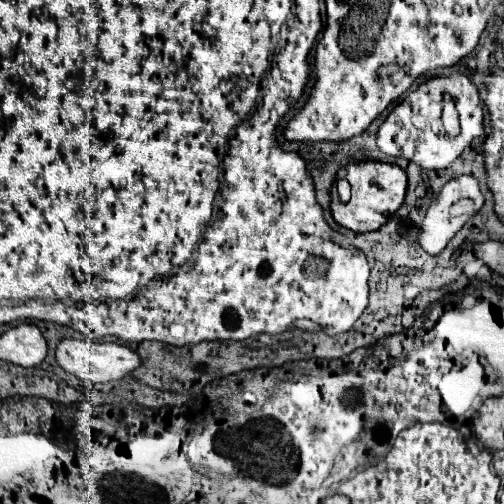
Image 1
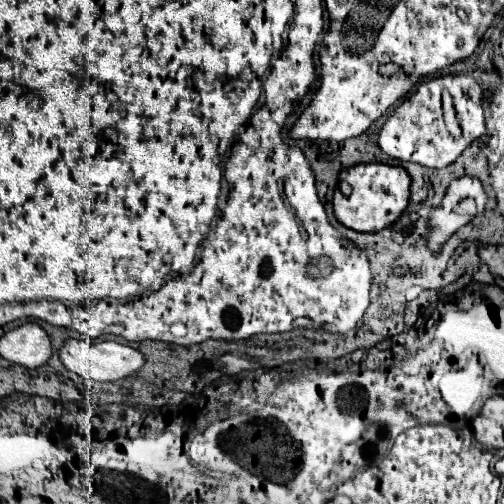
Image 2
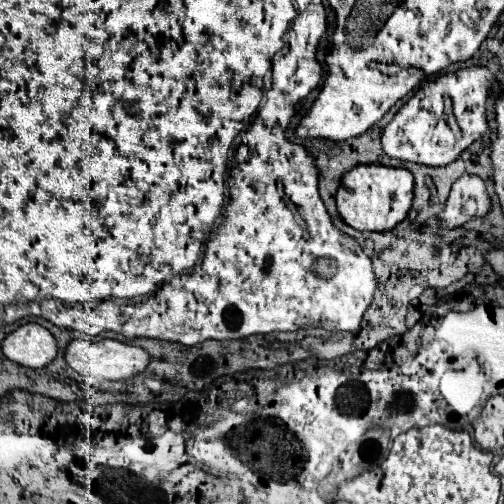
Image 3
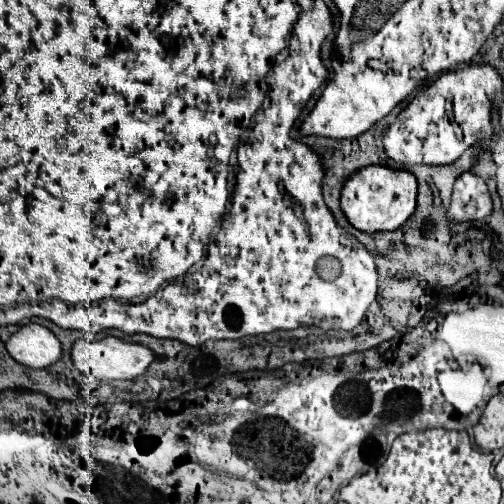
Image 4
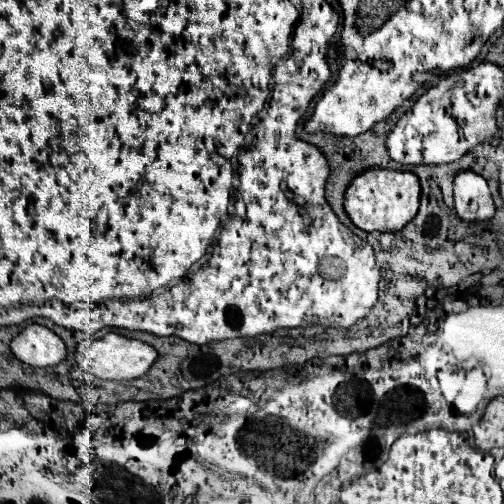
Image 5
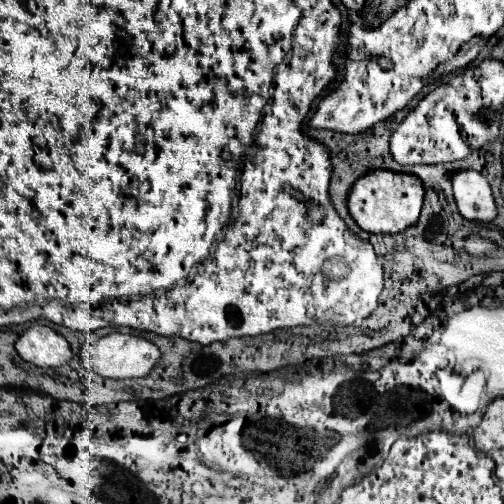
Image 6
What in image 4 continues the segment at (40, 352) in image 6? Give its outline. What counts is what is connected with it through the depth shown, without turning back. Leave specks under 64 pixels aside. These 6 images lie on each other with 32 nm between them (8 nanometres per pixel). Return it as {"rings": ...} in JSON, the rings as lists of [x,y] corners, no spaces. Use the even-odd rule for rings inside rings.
{"rings":[[[30,322],[6,340],[6,352],[24,366],[46,368],[62,356],[62,346],[48,328]]]}

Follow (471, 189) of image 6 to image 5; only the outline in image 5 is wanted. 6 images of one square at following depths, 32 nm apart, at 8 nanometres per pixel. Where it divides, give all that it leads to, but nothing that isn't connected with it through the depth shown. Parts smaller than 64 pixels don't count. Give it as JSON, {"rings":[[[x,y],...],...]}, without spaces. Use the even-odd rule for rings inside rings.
{"rings":[[[460,172],[454,180],[454,210],[460,220],[488,220],[494,216],[490,188],[480,174]]]}

